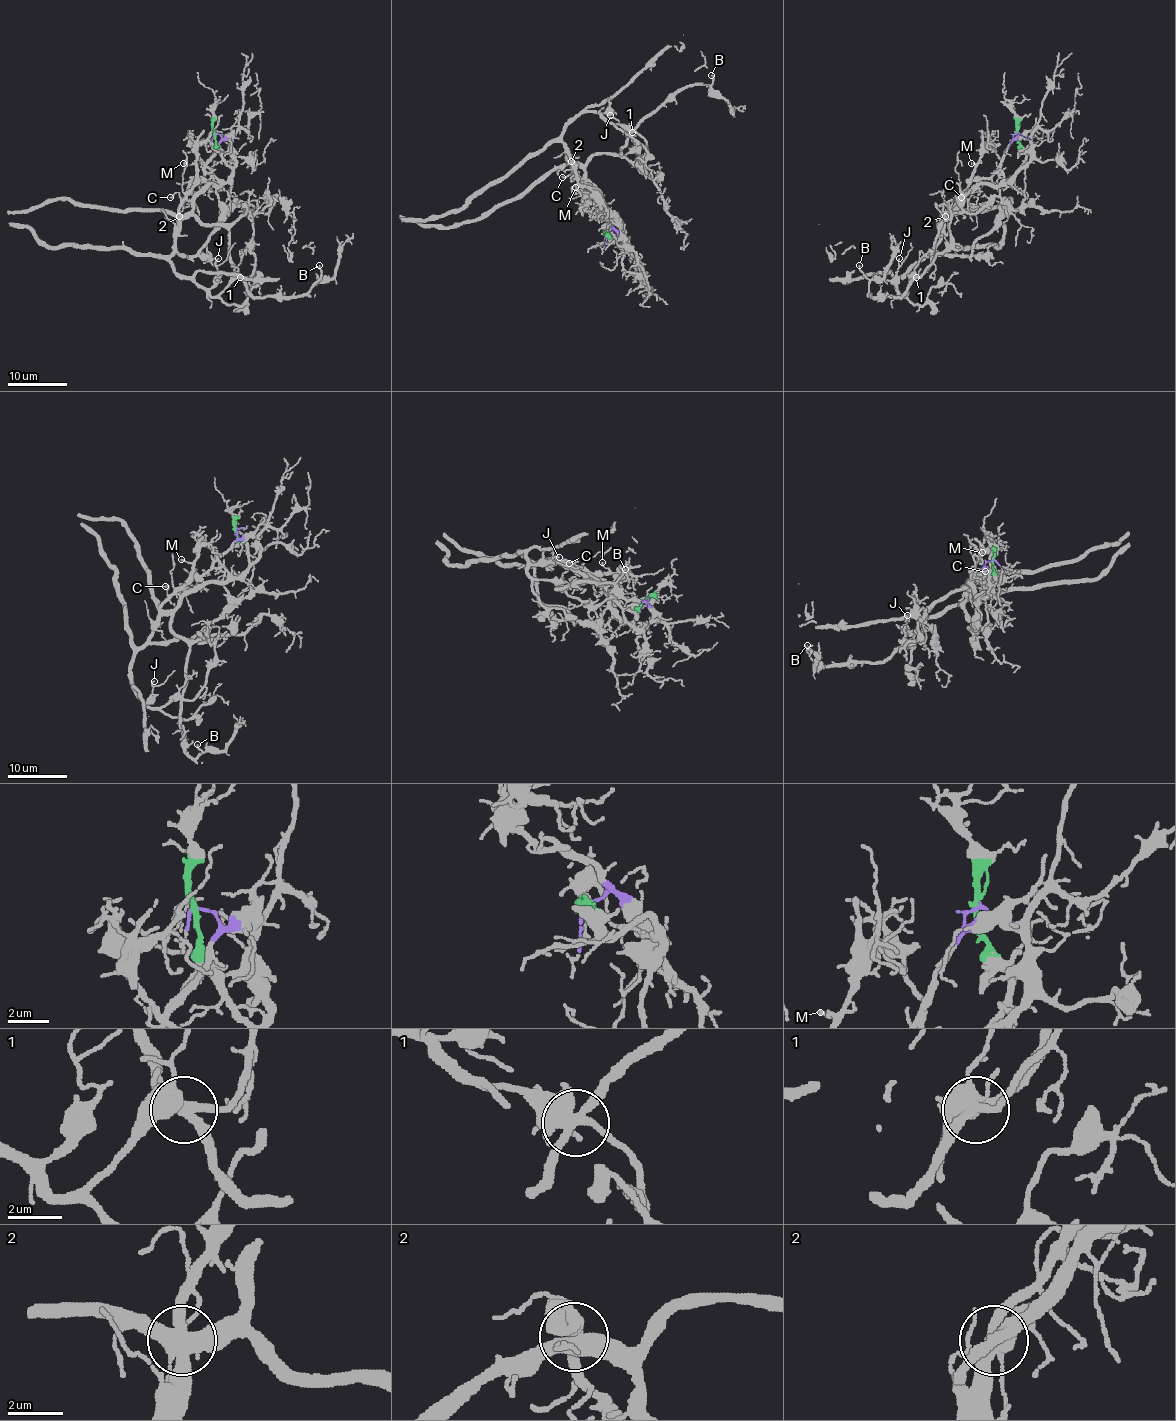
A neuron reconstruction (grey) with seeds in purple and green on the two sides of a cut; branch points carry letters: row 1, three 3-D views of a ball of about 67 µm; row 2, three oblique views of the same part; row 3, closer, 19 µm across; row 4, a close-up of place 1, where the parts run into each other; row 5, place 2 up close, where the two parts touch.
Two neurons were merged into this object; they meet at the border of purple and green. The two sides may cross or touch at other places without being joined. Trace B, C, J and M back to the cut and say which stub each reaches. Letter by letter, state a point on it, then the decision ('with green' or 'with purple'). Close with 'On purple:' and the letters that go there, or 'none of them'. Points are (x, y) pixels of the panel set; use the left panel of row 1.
B: (319, 265) | with green
C: (170, 197) | with purple
J: (218, 258) | with purple
M: (183, 163) | with purple
On purple: C, J, M

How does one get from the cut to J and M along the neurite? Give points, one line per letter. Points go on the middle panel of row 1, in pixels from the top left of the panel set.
J: (607, 233), (613, 228), (596, 212), (595, 193), (571, 166), (562, 130), (584, 112), (610, 115)
M: (607, 233), (613, 228), (596, 212), (595, 193), (590, 188), (587, 191), (575, 187)

